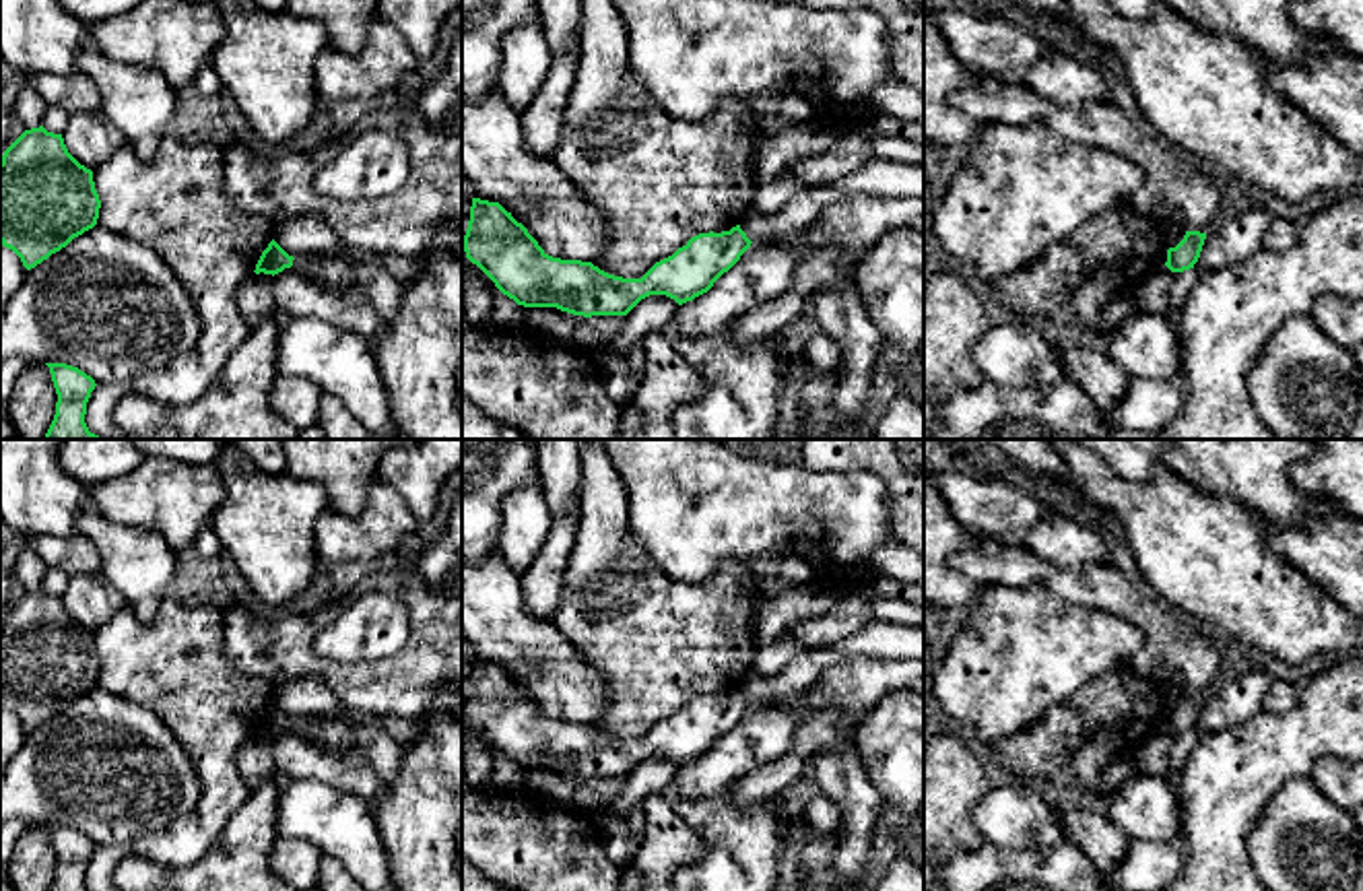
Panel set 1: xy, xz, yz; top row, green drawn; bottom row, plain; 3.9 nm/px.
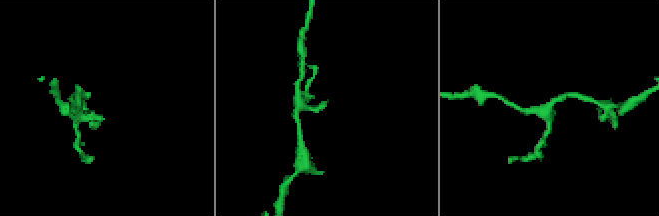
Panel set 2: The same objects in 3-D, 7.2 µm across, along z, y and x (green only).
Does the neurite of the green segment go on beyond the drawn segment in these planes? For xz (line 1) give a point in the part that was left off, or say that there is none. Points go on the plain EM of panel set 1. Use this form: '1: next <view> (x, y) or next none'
1: next none

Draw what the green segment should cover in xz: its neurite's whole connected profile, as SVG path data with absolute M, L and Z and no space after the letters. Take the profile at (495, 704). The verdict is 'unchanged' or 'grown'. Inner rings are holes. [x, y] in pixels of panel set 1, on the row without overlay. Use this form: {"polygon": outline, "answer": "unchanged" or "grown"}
{"polygon": "M472 660L466 720L524 769L557 769L573 778L627 778L641 761L666 757L678 767L707 755L751 710L740 687L699 695L641 740L608 736L581 722L548 718L499 664Z", "answer": "unchanged"}

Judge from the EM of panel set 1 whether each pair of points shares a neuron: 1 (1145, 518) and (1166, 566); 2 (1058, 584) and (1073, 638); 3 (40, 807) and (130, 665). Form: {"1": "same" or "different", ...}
{"1": "same", "2": "different", "3": "different"}

